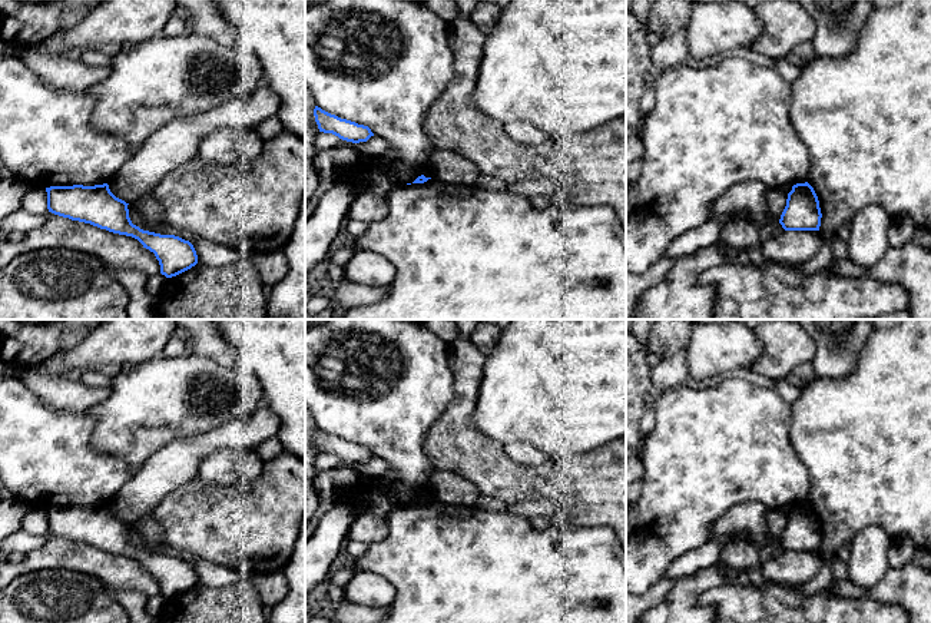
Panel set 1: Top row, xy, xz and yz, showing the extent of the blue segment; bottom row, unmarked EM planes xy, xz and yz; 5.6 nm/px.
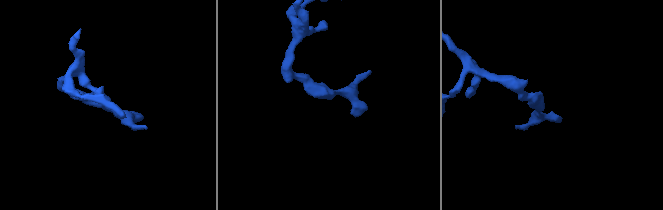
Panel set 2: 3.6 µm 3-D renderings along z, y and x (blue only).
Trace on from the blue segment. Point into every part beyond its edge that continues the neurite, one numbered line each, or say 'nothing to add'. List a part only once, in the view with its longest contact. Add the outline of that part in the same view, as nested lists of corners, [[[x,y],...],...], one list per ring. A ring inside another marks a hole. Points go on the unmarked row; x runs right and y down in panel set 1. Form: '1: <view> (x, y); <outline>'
nothing to add

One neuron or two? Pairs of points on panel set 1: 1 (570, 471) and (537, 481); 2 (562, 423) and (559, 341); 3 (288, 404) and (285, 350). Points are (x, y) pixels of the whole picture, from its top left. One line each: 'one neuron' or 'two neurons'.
1: one neuron
2: one neuron
3: one neuron

